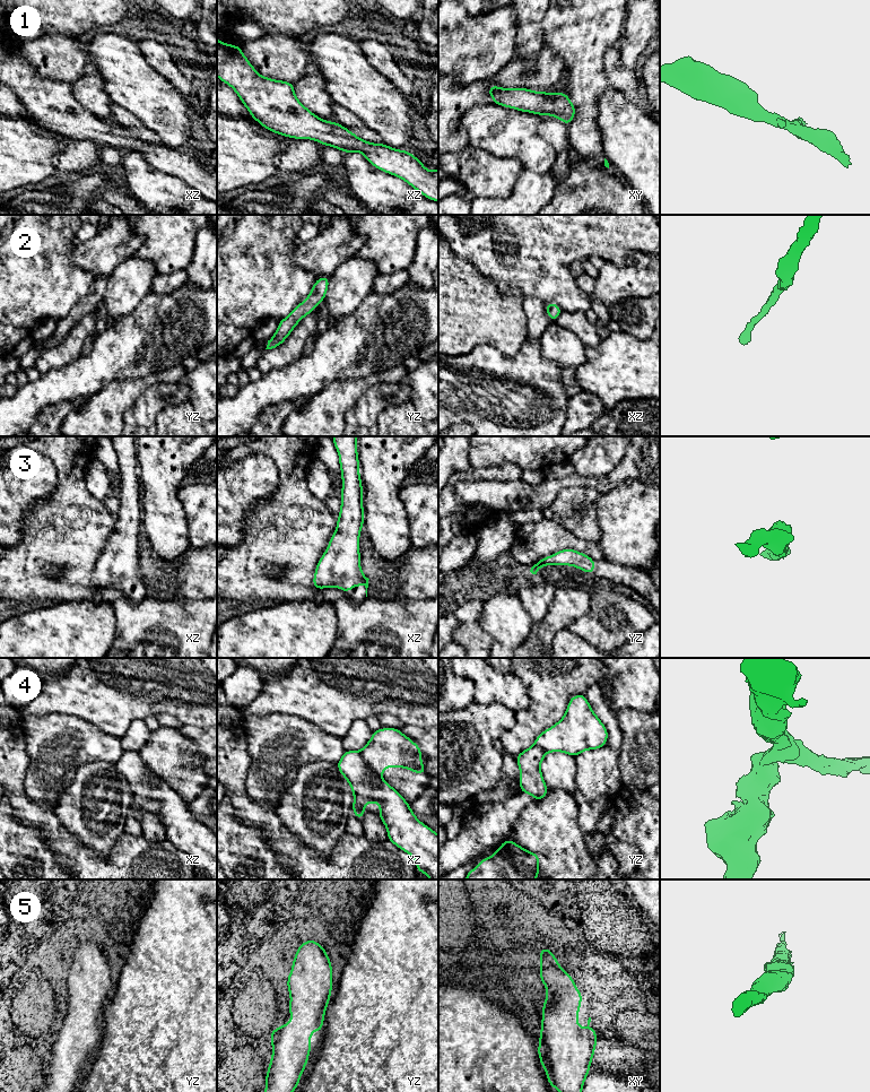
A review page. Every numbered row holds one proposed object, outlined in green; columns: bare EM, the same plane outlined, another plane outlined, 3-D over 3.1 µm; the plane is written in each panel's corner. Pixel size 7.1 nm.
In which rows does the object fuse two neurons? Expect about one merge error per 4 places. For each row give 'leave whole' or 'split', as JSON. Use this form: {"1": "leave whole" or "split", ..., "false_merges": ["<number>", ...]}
{"1": "leave whole", "2": "leave whole", "3": "leave whole", "4": "split", "5": "leave whole", "false_merges": ["4"]}

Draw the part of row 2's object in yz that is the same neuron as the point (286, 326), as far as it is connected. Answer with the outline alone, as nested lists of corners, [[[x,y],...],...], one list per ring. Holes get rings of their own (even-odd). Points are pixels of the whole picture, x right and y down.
[[[321,277],[314,283],[310,295],[294,310],[292,313],[279,321],[276,333],[268,340],[266,349],[272,349],[280,346],[285,339],[290,335],[296,324],[308,313],[313,312],[315,307],[325,298],[330,277]]]

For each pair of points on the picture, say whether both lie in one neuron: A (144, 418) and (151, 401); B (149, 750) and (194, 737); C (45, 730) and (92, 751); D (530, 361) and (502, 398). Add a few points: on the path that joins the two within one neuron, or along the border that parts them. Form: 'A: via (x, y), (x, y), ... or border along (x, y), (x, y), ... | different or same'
A: via (144, 414), (148, 406) | same
B: border along (177, 729), (198, 747), (201, 762) | different
C: via (60, 729), (64, 725), (76, 726), (84, 736) | same
D: via (523, 370), (506, 389) | same

